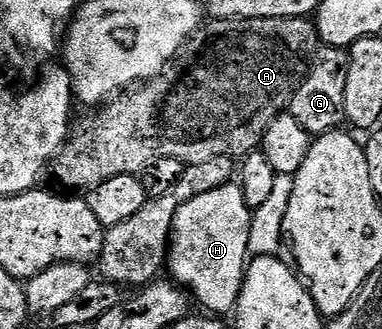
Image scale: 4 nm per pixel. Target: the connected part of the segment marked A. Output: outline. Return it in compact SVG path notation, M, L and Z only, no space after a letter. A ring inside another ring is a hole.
M284 16L283 18L243 18L242 20L222 20L213 18L204 25L205 32L205 64L201 61L201 56L197 52L185 50L180 53L175 67L181 73L177 76L177 81L173 84L172 71L166 70L160 76L155 76L151 80L146 80L140 86L130 87L122 91L116 98L110 99L104 106L98 107L94 116L85 116L81 121L72 125L69 139L61 147L61 153L51 165L51 176L62 184L62 189L77 190L82 188L88 190L107 182L107 178L115 178L119 174L138 175L145 171L145 167L155 158L179 158L186 166L207 162L211 158L220 156L232 156L234 158L244 158L251 152L258 151L261 147L261 139L267 134L267 126L275 122L277 116L282 115L288 109L289 103L293 100L293 95L297 87L305 80L305 75L309 73L309 65L313 63L313 57L317 54L319 47L319 37L317 35L317 25L312 19L304 16Z

